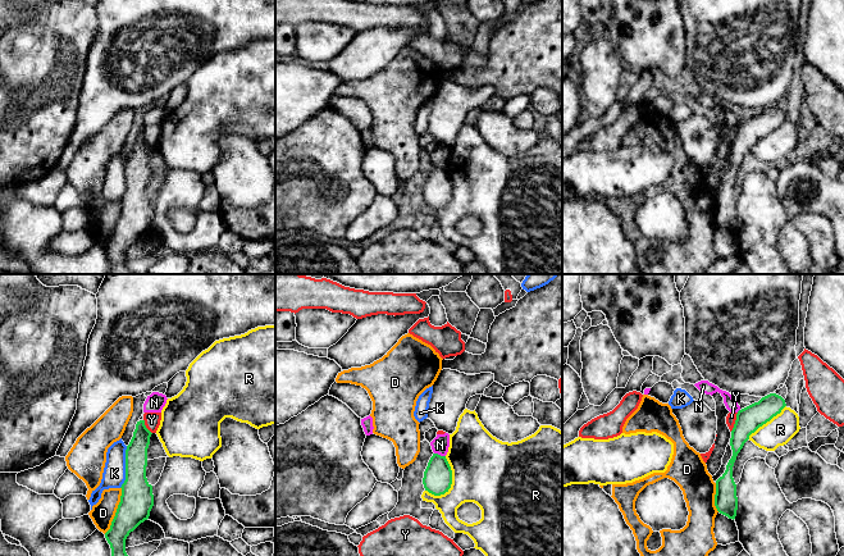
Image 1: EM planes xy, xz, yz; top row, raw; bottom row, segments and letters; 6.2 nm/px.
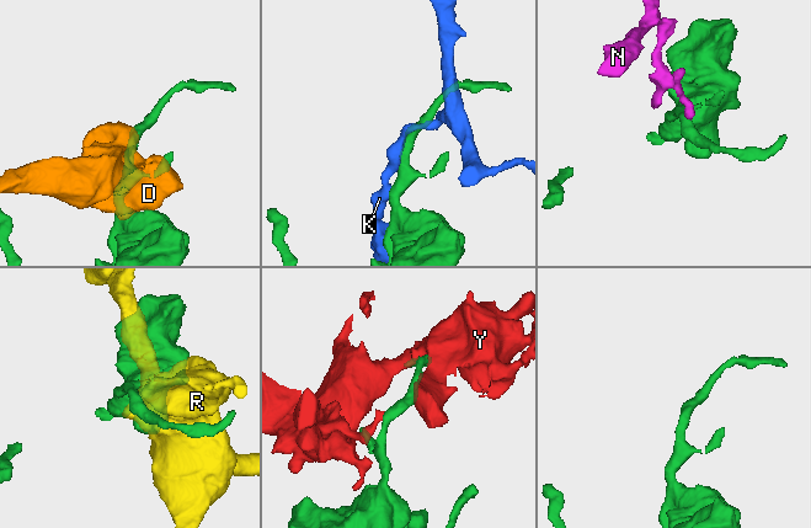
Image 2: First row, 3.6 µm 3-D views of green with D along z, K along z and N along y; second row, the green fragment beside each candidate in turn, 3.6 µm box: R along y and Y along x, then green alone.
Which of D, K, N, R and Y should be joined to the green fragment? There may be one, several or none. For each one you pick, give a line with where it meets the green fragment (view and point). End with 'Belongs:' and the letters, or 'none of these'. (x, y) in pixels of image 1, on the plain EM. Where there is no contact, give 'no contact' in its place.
Belongs: none of these

